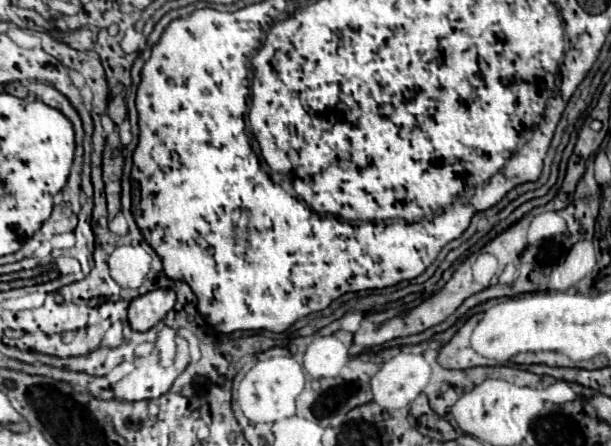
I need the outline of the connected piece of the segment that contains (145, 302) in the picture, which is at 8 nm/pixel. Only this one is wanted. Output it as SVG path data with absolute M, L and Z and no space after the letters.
M154 289L136 297L128 307L130 327L136 331L148 331L174 307L176 293L172 289Z

